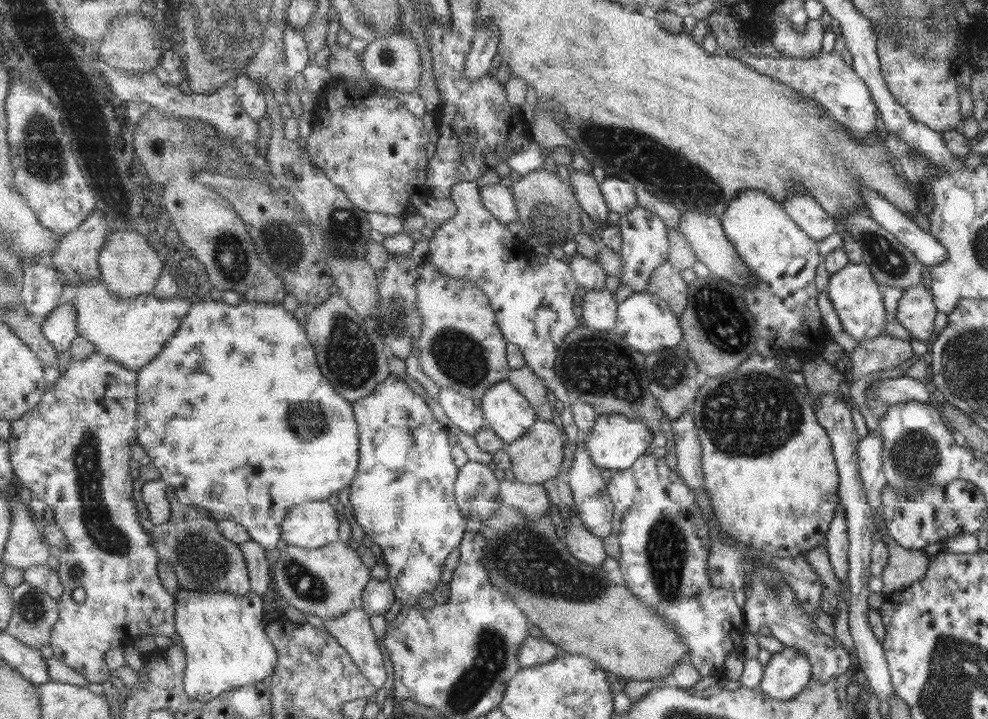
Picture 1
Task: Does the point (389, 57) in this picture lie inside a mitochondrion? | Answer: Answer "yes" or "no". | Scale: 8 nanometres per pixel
yes

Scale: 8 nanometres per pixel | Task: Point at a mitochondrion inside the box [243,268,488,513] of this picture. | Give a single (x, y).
(351, 355)

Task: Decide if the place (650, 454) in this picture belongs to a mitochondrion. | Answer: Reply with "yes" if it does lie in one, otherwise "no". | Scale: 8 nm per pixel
no

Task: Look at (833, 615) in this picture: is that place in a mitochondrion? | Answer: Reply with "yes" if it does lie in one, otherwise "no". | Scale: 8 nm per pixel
no

